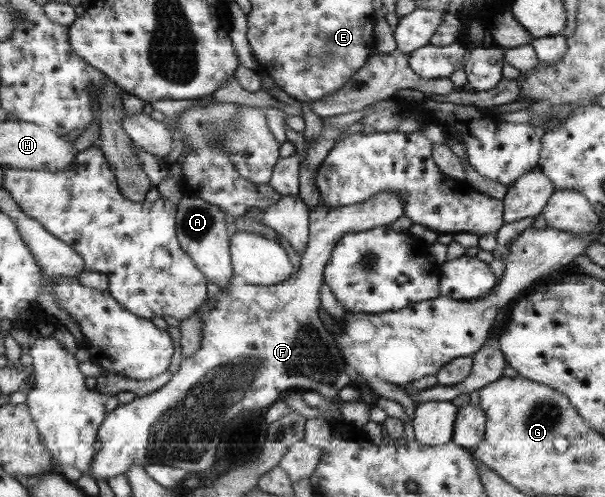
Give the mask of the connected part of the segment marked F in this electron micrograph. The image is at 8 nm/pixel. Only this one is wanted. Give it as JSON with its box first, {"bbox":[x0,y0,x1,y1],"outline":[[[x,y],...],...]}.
{"bbox":[88,193,404,481],"outline":[[[380,193],[378,196],[374,196],[371,200],[361,202],[360,204],[350,206],[337,206],[328,207],[324,203],[320,202],[314,205],[309,212],[309,242],[304,255],[302,255],[301,267],[296,273],[288,278],[287,281],[272,286],[254,286],[251,283],[245,283],[237,280],[230,289],[218,289],[214,287],[209,291],[208,301],[205,302],[195,315],[200,315],[203,320],[203,339],[201,340],[201,347],[192,356],[186,358],[186,360],[180,363],[178,372],[172,375],[169,382],[162,386],[159,390],[156,390],[153,394],[148,396],[138,397],[128,402],[128,404],[118,405],[114,410],[111,410],[107,414],[107,420],[103,425],[100,425],[99,439],[102,442],[102,448],[99,453],[96,454],[93,465],[91,466],[91,472],[88,472],[92,478],[96,481],[98,479],[106,479],[117,474],[125,474],[134,465],[148,466],[149,464],[163,464],[164,466],[173,466],[174,468],[182,468],[186,470],[188,474],[195,472],[206,472],[214,466],[216,458],[214,454],[218,452],[218,444],[220,444],[220,436],[222,436],[222,430],[224,426],[234,420],[236,416],[242,414],[242,410],[260,410],[260,408],[266,408],[266,406],[274,405],[280,398],[280,394],[285,391],[314,391],[320,396],[324,396],[326,400],[336,403],[341,408],[343,414],[343,420],[345,420],[352,427],[358,427],[362,429],[362,426],[369,421],[369,409],[364,402],[345,403],[340,397],[338,392],[345,388],[345,386],[351,386],[353,383],[353,376],[349,372],[346,364],[343,361],[343,354],[340,354],[338,347],[335,345],[333,335],[324,327],[322,320],[318,317],[317,310],[320,308],[320,288],[322,286],[322,279],[324,278],[323,272],[326,264],[331,261],[331,254],[336,247],[336,244],[348,233],[364,232],[366,230],[372,230],[377,226],[384,226],[391,224],[398,220],[400,216],[404,216],[404,205],[398,195],[392,195],[392,193]]]}

